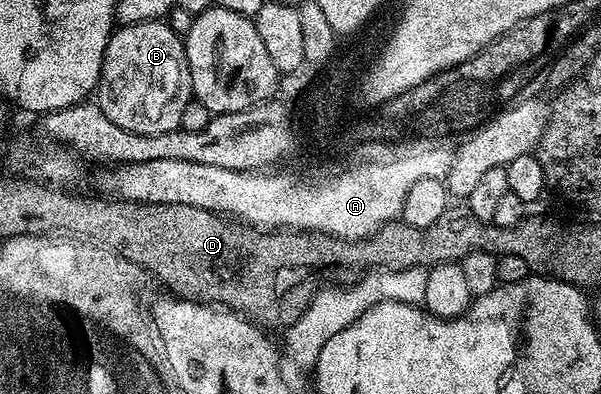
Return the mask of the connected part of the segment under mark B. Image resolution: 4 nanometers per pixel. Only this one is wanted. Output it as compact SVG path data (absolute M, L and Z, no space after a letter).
M168 20L144 21L114 28L103 55L103 67L95 90L95 103L103 111L103 115L107 115L111 123L115 123L115 127L123 127L139 135L159 135L180 129L192 91L191 75L185 62L185 42L182 34L170 27Z

